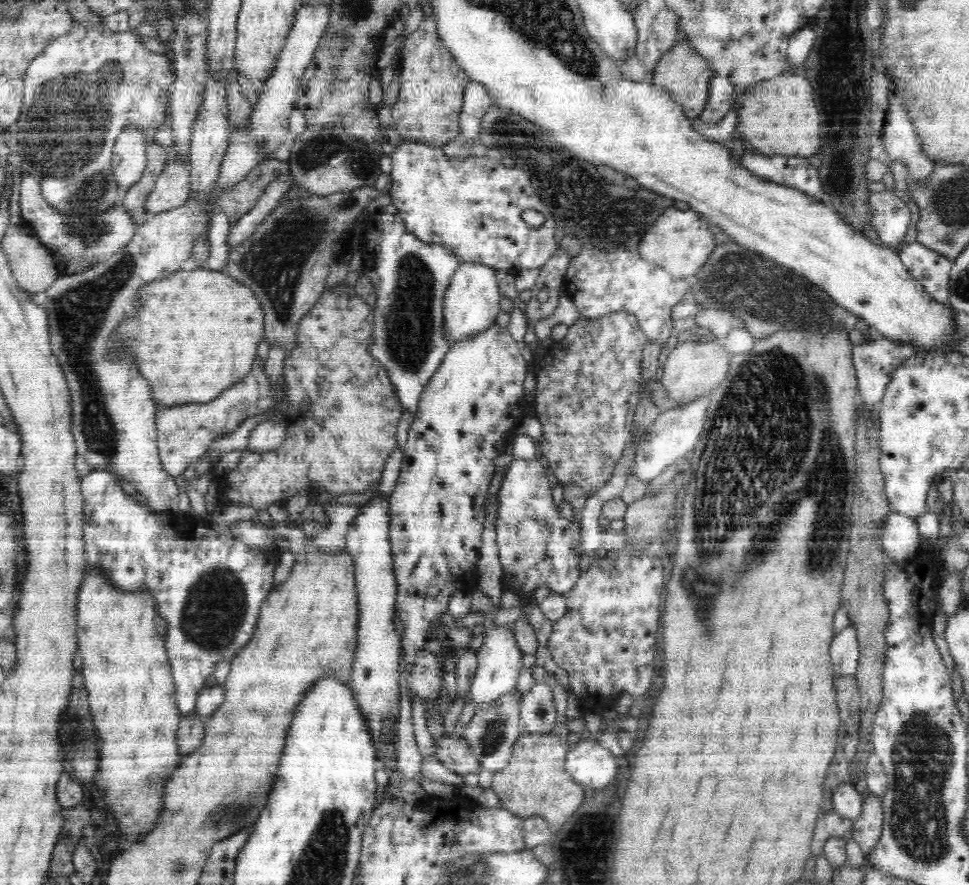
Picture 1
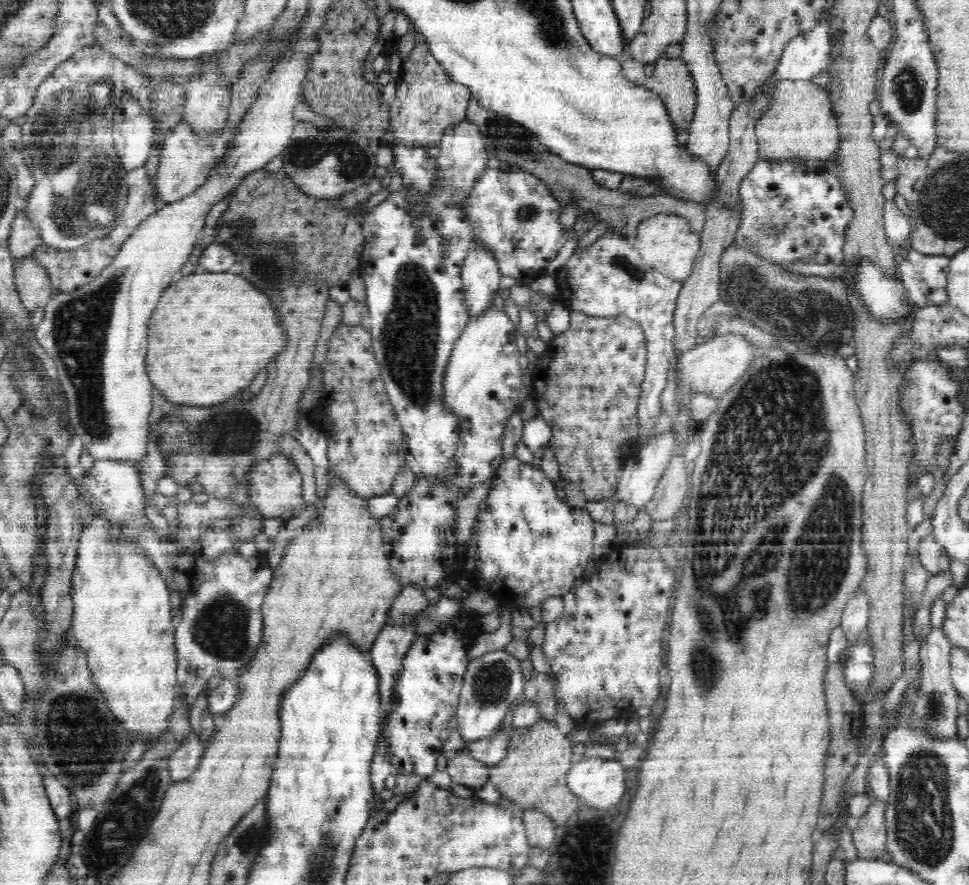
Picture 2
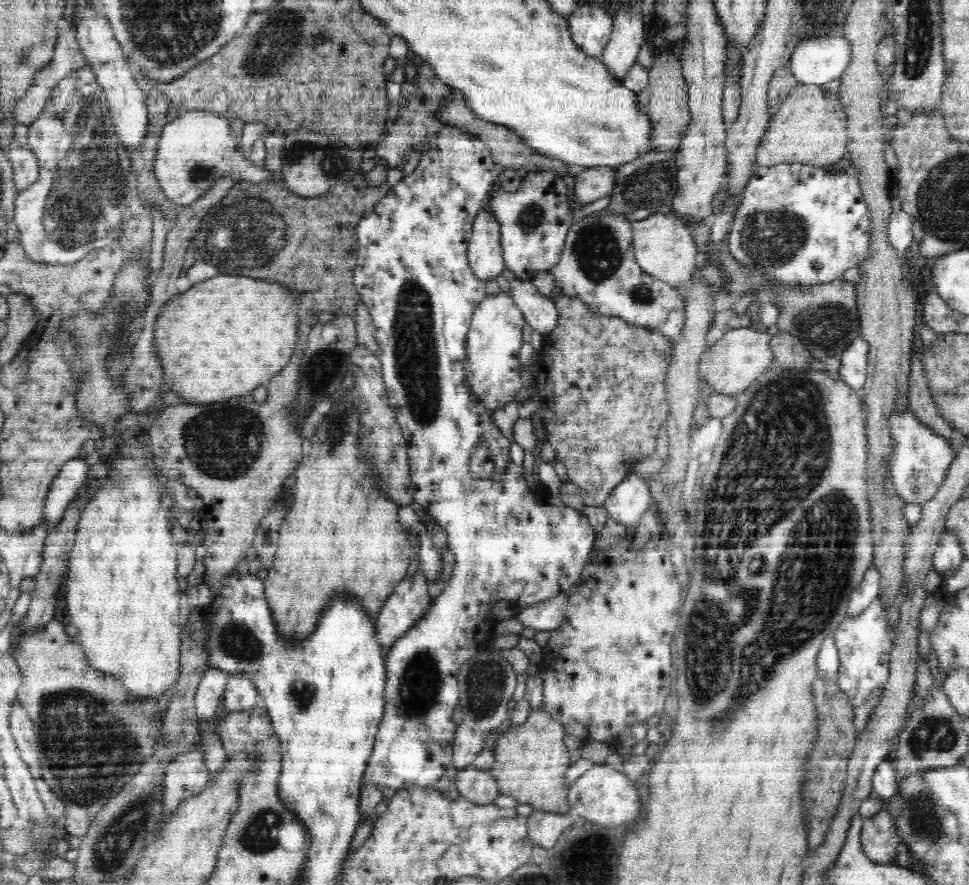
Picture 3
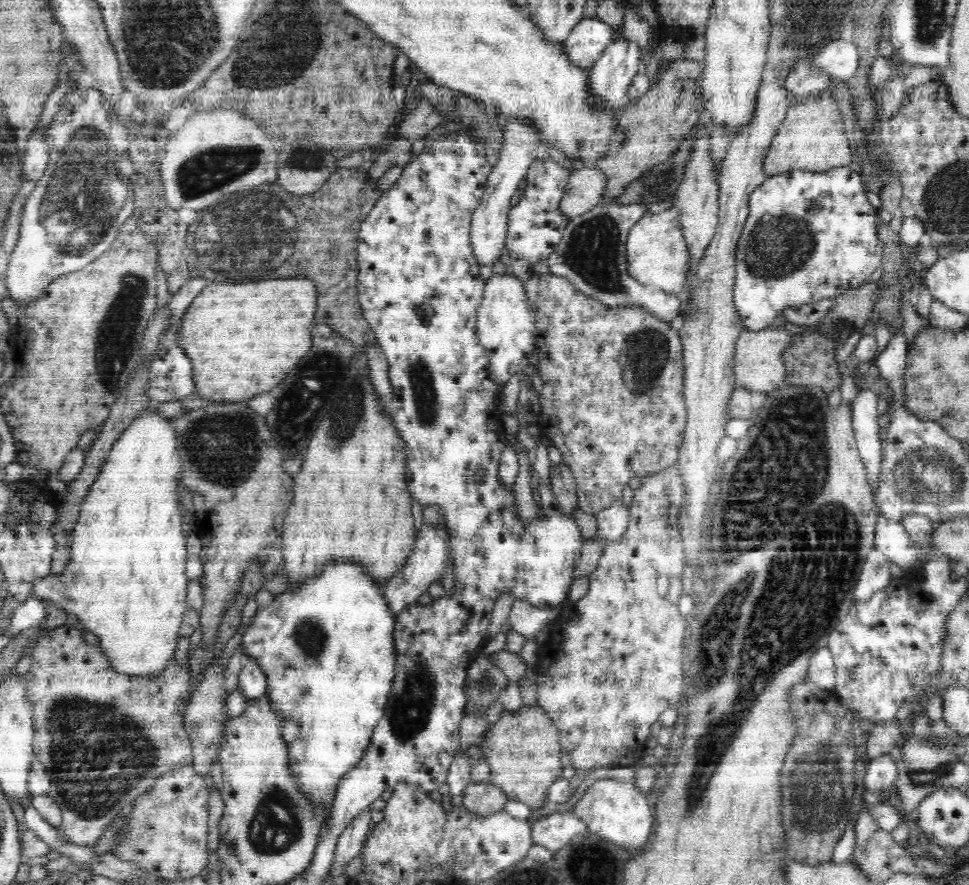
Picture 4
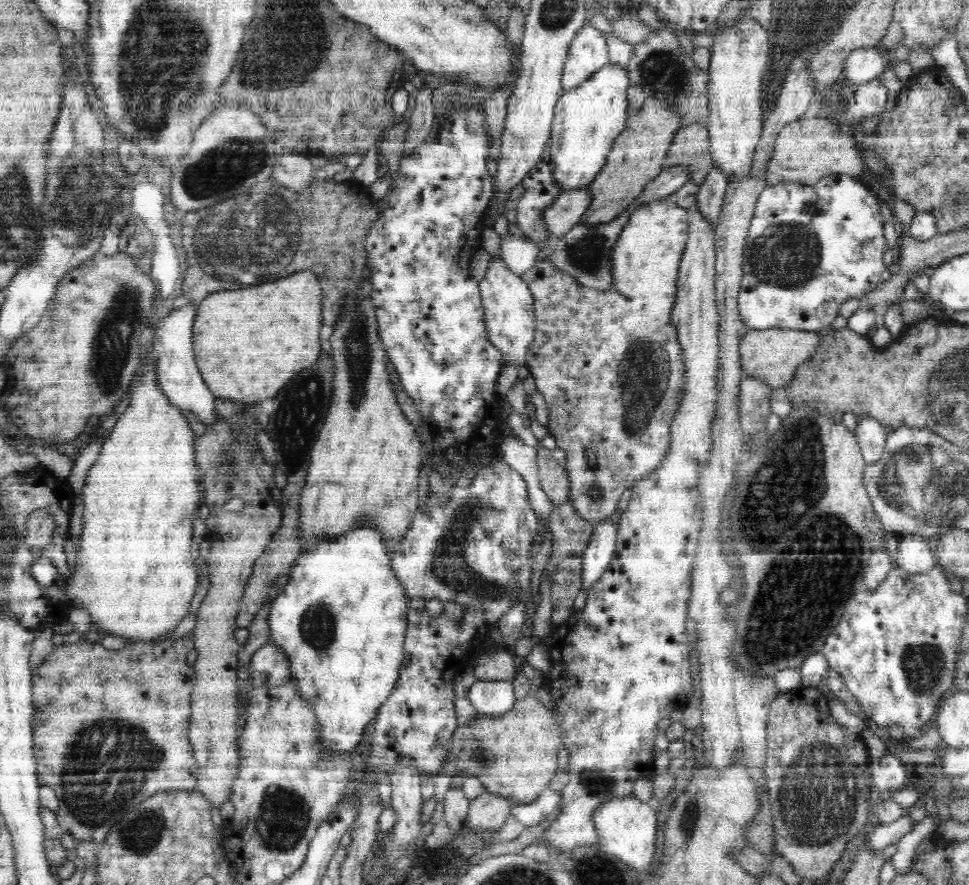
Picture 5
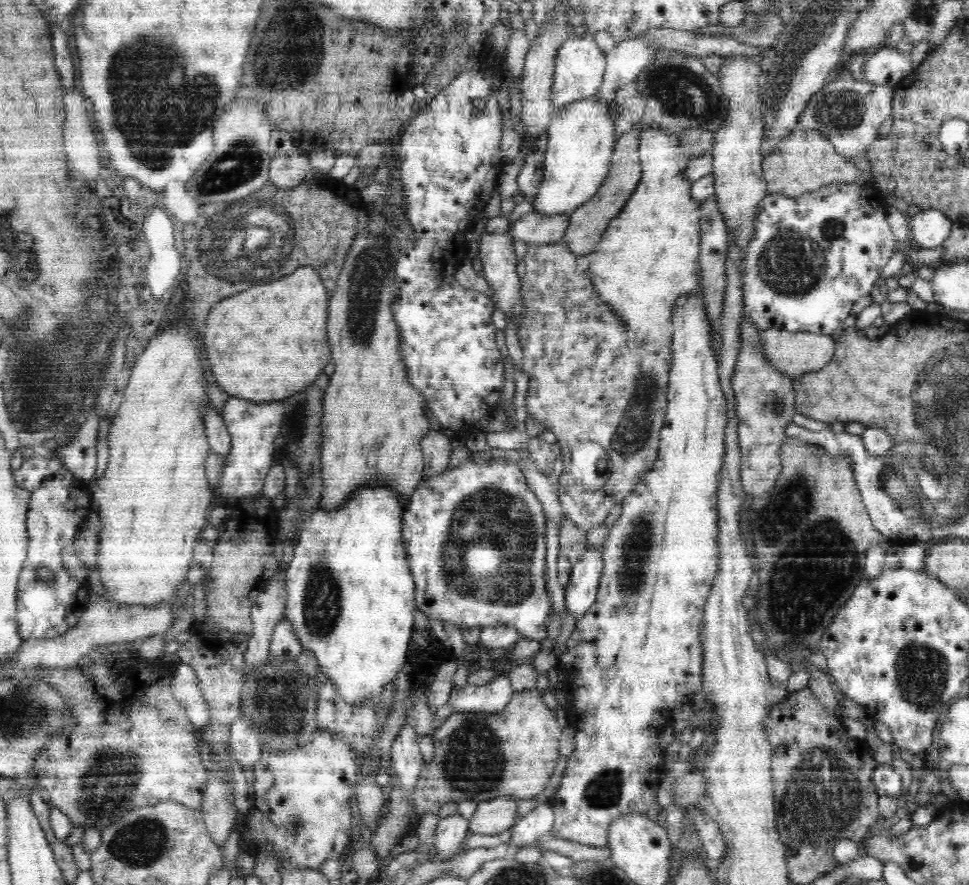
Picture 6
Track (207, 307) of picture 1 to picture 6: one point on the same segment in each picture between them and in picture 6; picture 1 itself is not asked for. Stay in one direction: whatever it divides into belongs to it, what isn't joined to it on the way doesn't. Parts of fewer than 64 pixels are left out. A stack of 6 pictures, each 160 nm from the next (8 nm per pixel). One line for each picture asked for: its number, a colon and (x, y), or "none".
2: (212, 332)
3: (224, 337)
4: (243, 339)
5: (248, 343)
6: (268, 343)

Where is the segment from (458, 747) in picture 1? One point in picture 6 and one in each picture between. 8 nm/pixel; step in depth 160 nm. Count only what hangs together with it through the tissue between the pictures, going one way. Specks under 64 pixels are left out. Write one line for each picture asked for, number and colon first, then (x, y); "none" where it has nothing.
2: (463, 768)
3: (478, 786)
4: (483, 799)
5: (489, 811)
6: (493, 817)

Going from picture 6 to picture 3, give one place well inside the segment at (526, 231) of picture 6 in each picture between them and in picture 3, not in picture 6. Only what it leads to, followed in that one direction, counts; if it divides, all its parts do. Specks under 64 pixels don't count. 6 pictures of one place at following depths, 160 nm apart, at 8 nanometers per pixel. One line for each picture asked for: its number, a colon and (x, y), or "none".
3: (590, 184)
4: (584, 191)
5: (566, 211)

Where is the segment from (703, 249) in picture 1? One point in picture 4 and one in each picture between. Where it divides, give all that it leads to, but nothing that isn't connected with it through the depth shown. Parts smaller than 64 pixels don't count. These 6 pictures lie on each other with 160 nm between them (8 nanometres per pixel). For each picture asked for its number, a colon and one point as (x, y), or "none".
2: (666, 242)
3: (664, 246)
4: (657, 255)

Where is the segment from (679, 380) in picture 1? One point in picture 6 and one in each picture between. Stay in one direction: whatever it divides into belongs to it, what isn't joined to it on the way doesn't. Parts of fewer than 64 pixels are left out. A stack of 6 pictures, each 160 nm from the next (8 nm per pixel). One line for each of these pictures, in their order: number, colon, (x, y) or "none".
2: (712, 368)
3: (731, 364)
4: (759, 367)
5: (773, 355)
6: (794, 354)

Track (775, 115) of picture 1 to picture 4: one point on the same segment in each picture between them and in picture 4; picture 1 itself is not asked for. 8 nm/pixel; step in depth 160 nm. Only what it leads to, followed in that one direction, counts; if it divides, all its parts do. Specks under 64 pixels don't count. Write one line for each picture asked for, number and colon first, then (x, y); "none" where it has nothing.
2: (799, 123)
3: (810, 126)
4: (811, 137)

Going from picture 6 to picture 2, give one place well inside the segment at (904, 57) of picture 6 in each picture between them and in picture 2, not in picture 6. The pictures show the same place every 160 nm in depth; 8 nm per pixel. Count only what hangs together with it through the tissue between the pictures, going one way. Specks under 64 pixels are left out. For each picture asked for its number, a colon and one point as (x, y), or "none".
2: (807, 55)
3: (817, 60)
4: (840, 59)
5: (863, 64)

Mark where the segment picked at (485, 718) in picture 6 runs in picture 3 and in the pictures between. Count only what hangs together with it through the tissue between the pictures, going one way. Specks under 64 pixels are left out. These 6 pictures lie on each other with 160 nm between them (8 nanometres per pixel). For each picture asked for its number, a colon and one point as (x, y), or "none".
3: (530, 759)
4: (523, 747)
5: (515, 754)

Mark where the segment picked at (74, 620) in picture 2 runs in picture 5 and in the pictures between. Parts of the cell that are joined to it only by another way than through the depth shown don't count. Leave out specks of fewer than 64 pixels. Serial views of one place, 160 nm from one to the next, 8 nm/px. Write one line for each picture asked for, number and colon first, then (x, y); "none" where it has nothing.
3: (122, 592)
4: (125, 582)
5: (135, 575)

